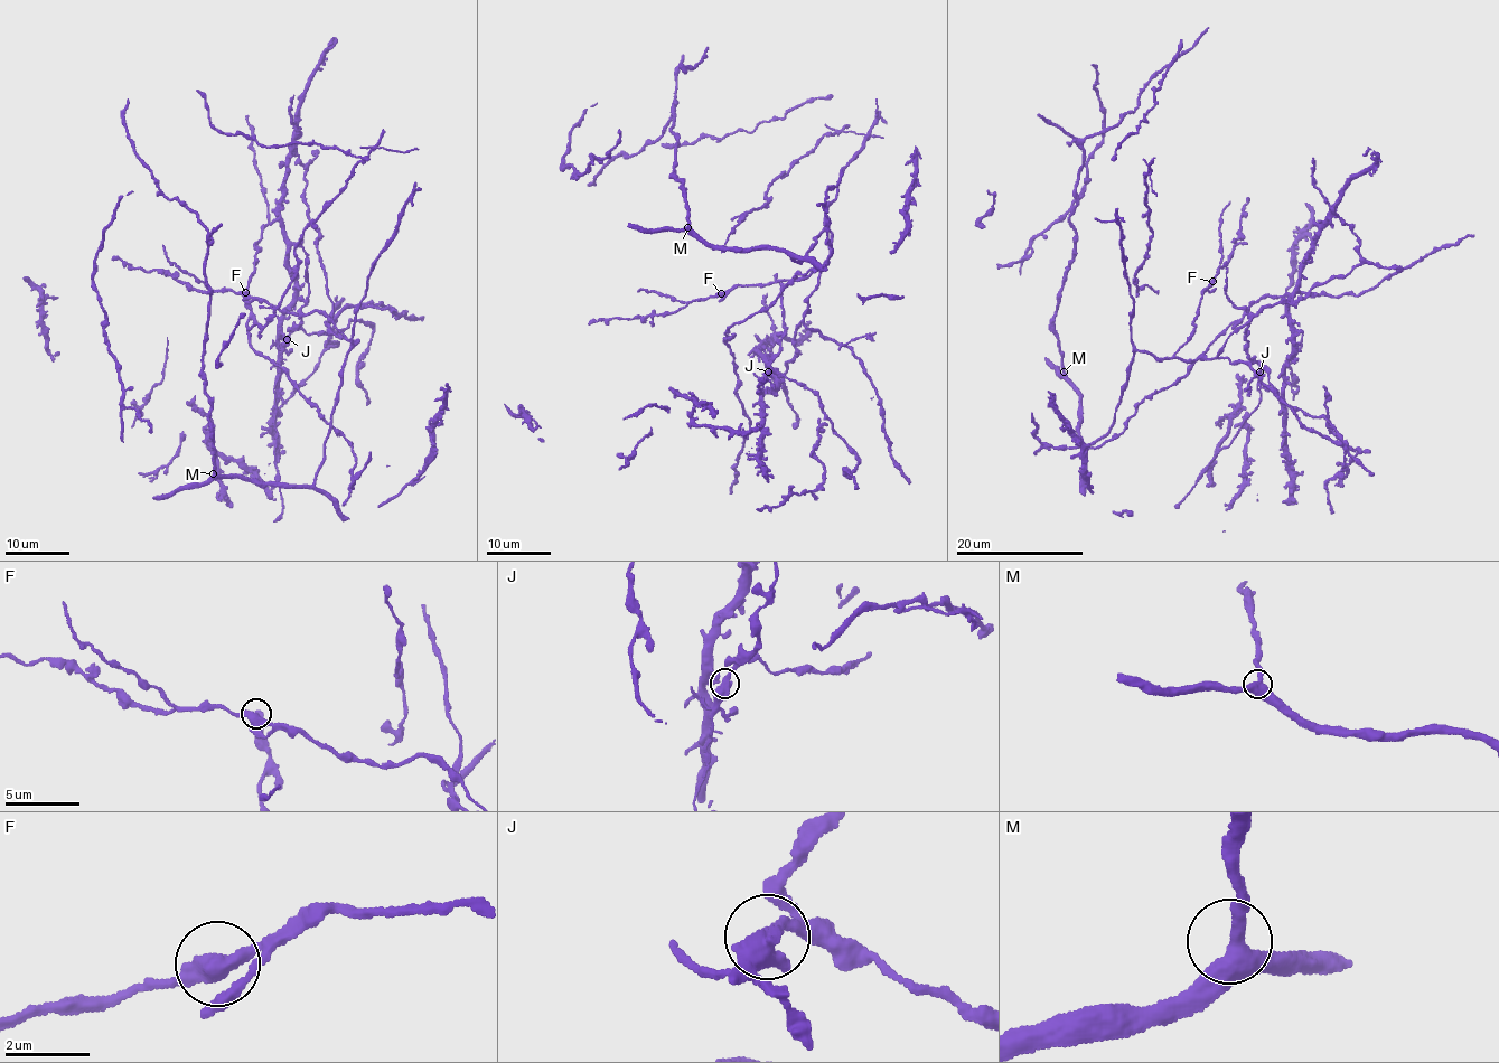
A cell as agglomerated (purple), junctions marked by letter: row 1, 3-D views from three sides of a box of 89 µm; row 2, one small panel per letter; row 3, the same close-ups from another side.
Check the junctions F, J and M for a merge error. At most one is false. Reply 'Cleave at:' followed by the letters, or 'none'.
Cleave at: J

